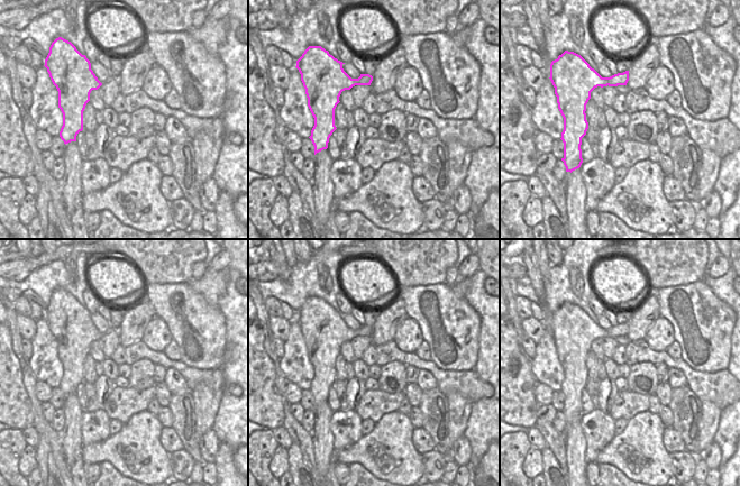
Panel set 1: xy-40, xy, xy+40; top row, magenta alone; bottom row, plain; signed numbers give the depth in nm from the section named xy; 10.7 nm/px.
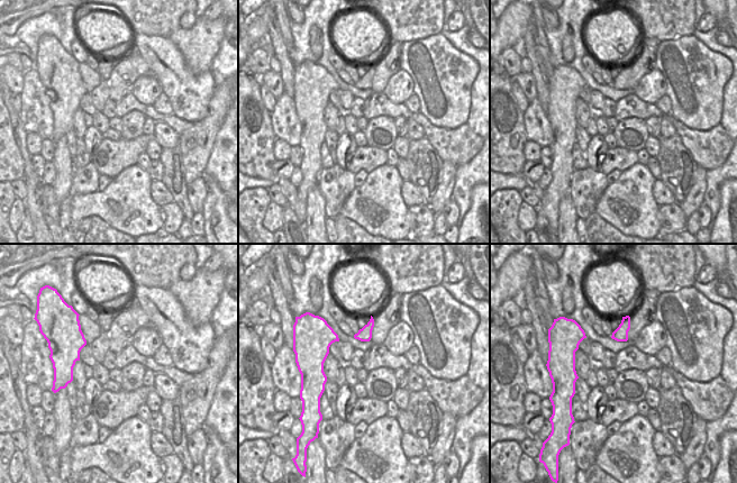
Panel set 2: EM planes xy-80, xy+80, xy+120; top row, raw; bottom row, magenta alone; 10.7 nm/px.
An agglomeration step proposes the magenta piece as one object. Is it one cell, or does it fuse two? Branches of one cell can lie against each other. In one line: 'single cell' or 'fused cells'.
single cell

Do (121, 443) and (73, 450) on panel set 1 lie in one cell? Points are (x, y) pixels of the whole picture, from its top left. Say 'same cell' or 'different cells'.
different cells

